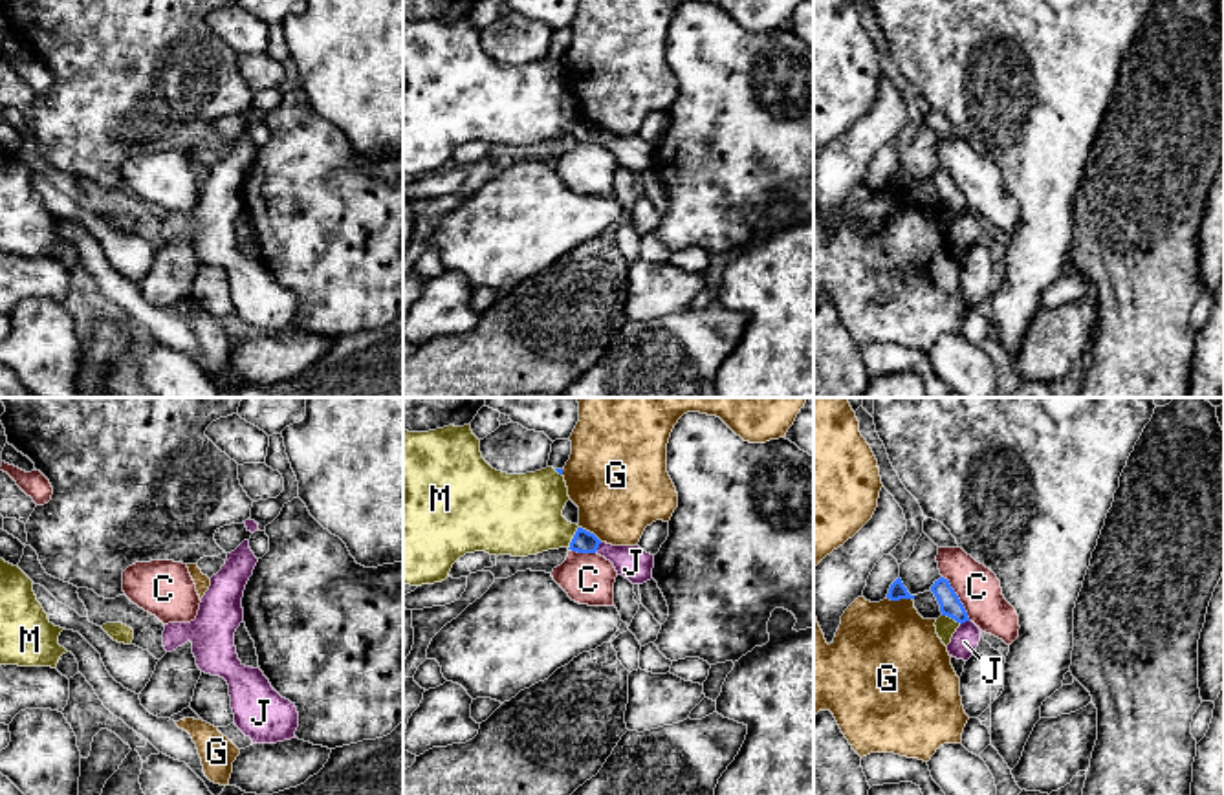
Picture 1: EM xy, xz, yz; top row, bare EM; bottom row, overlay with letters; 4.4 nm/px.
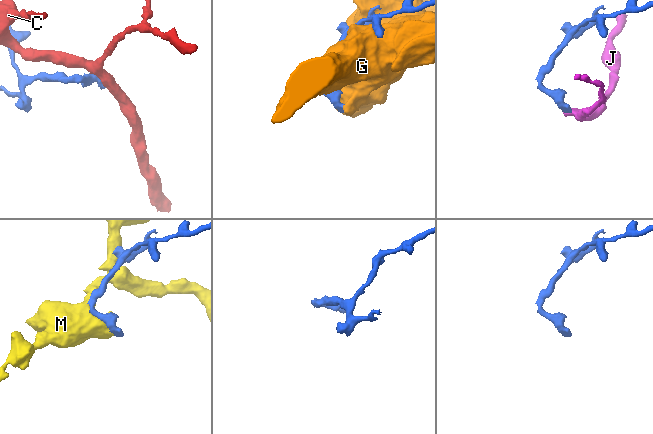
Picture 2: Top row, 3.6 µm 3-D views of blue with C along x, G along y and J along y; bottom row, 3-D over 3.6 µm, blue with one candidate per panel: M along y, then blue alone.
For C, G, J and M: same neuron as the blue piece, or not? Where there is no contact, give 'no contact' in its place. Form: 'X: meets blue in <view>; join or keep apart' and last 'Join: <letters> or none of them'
C: meets blue in yz; keep apart
G: meets blue in yz; keep apart
J: meets blue in xz; keep apart
M: meets blue in xz; keep apart
Join: none of them

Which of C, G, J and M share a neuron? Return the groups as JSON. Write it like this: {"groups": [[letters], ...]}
{"groups": [["C"], ["G"], ["J"], ["M"]]}

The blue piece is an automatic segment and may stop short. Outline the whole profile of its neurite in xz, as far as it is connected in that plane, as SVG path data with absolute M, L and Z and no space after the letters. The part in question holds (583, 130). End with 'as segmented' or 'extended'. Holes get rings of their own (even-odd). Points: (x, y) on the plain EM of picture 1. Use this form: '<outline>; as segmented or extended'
M577 117L568 139L577 143L596 143L599 134L601 130L594 123Z; as segmented

